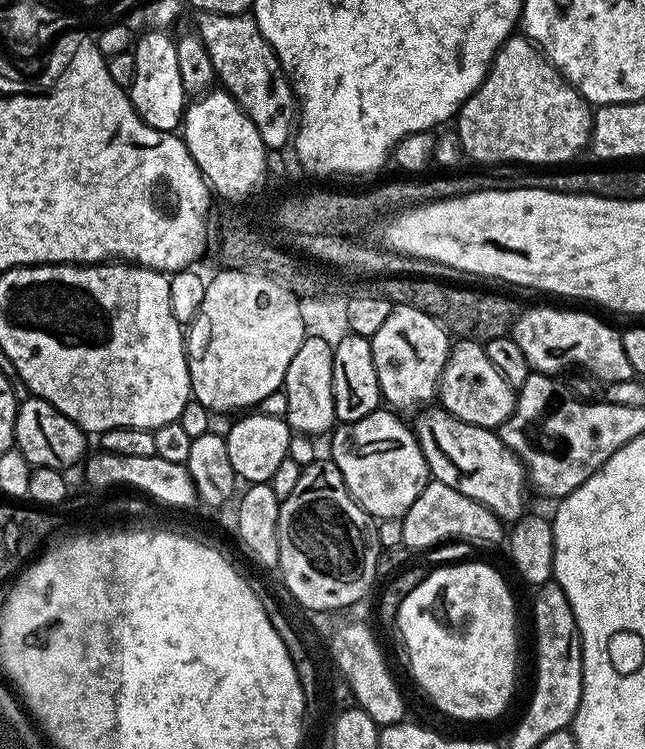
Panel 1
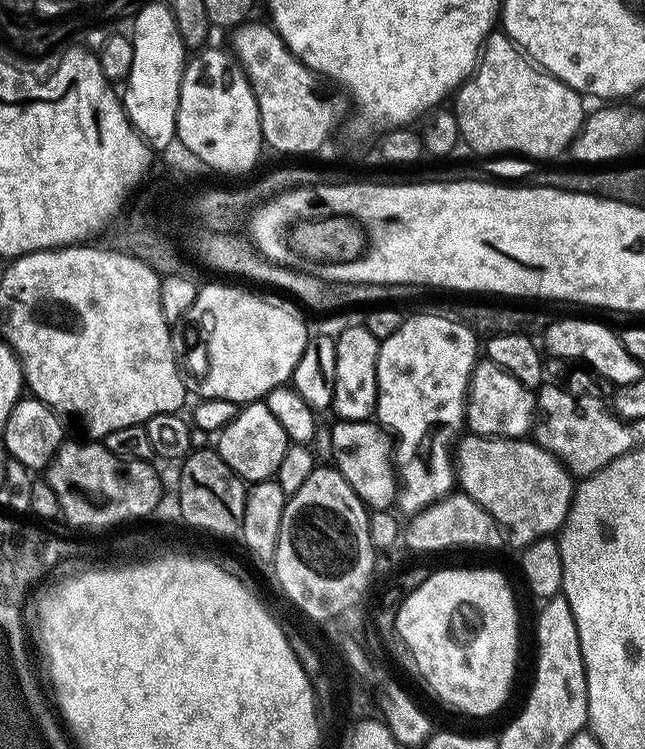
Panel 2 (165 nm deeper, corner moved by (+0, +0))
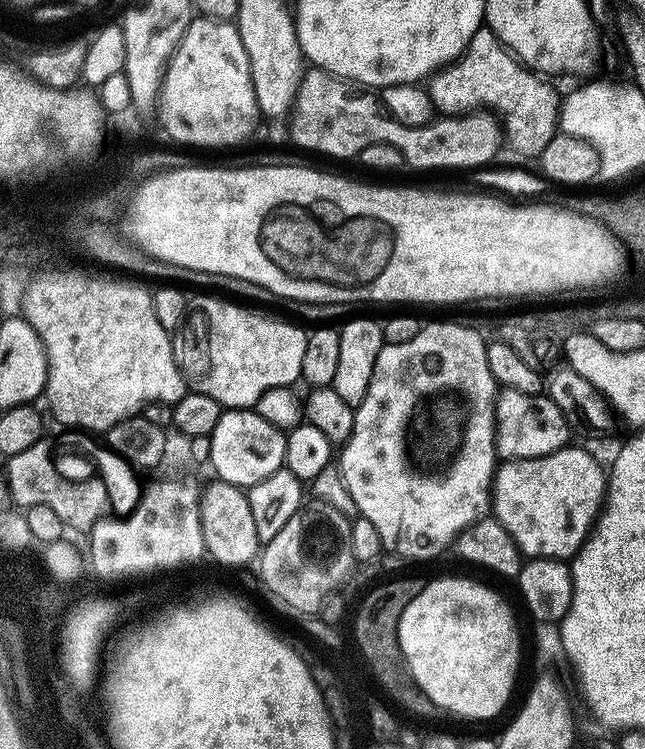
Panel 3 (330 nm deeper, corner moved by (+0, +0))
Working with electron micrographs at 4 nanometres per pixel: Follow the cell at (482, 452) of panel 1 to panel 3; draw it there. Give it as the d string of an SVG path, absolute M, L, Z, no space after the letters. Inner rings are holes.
M565 446L549 456L529 460L505 459L495 469L490 483L490 508L494 518L508 531L512 543L528 558L571 558L579 551L582 541L598 512L606 491L606 472L584 448Z

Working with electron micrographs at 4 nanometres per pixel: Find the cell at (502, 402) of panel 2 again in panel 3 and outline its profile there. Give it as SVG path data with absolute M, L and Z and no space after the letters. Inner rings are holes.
M500 388L494 403L494 447L501 457L510 460L529 460L530 458L538 458L539 456L549 456L552 452L565 447L569 443L568 440L568 420L564 417L565 409L561 405L556 404L546 394L535 396L534 394L522 394L522 390L510 390L509 388Z

